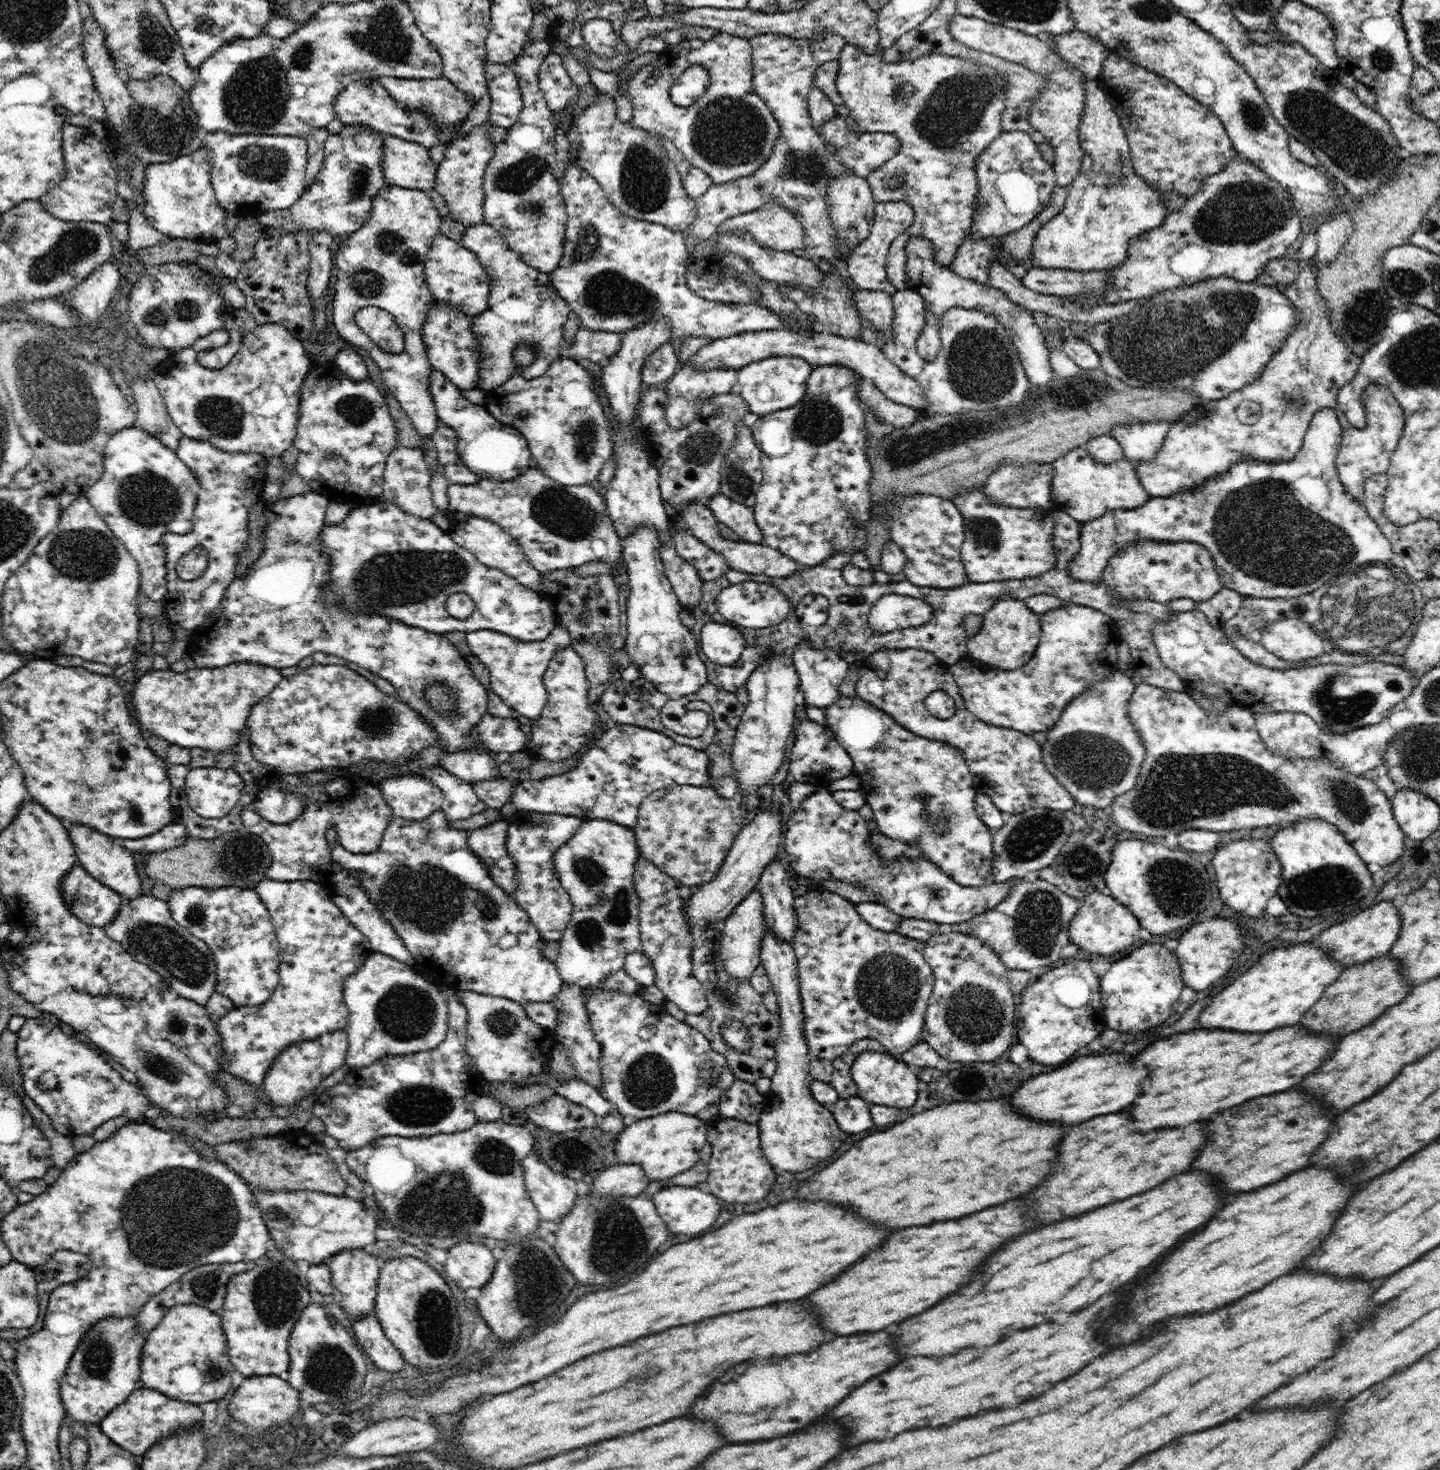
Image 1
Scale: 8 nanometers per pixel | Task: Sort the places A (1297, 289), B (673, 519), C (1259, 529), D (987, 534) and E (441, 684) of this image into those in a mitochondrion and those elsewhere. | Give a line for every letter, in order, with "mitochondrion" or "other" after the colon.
A: other
B: other
C: mitochondrion
D: mitochondrion
E: other

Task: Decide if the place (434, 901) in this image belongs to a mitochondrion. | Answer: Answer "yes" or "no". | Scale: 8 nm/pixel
yes

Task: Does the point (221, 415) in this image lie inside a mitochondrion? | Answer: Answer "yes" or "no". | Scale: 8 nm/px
yes

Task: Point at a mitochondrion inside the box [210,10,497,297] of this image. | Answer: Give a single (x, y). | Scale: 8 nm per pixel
(255, 96)

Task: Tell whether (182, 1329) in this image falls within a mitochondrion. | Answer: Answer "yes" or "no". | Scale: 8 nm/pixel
no

